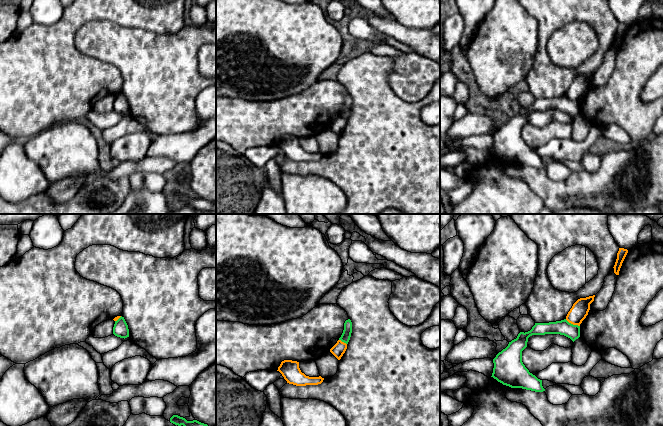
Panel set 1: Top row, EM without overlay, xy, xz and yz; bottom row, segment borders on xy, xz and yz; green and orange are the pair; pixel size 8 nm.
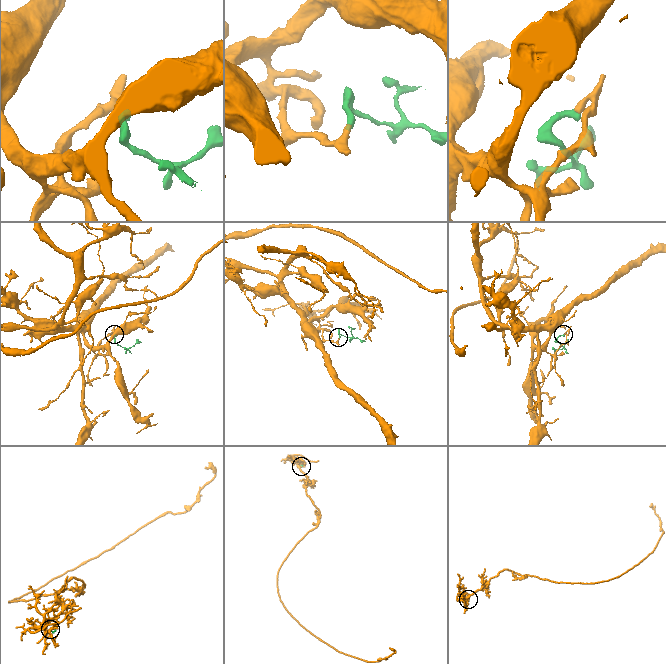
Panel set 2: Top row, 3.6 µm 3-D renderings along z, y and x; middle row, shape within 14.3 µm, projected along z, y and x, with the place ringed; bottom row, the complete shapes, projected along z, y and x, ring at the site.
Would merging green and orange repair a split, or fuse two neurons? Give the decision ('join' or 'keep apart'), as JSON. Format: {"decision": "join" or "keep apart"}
{"decision": "keep apart"}

